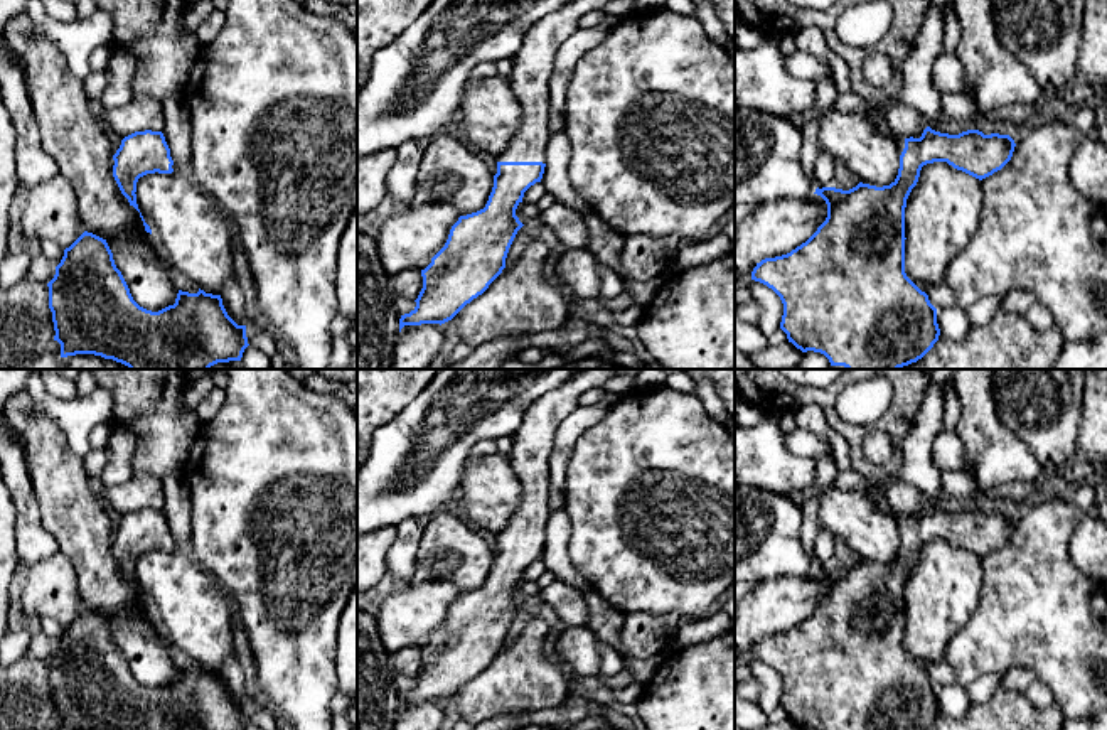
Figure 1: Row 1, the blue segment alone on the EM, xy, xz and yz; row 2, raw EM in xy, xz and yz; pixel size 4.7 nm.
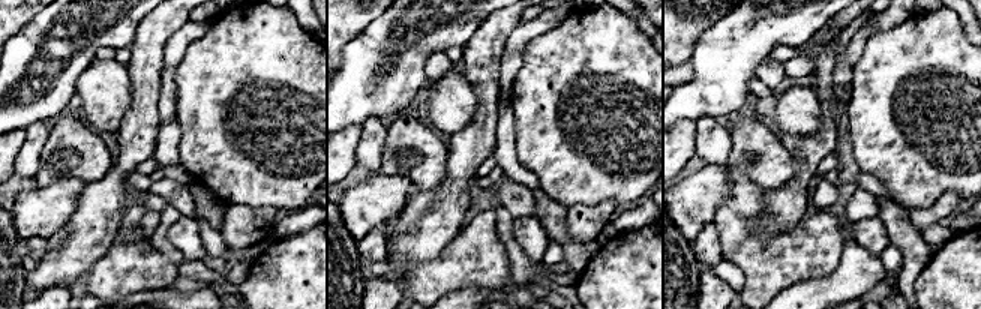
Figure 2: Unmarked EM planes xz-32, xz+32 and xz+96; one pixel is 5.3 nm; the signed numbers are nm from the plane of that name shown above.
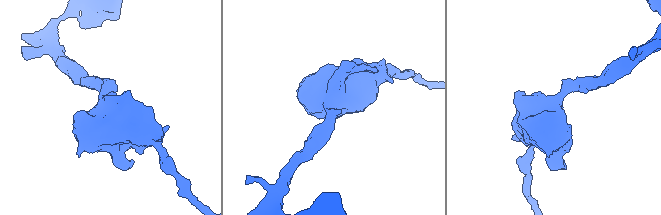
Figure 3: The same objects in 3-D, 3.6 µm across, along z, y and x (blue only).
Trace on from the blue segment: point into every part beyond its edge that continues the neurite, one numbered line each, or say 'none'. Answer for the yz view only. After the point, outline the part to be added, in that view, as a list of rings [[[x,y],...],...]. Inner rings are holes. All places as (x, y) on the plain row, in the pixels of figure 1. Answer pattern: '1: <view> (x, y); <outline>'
1: yz (877, 496); [[[871,487],[871,489],[861,491],[861,492],[864,492],[864,494],[871,499],[873,506],[874,506],[880,513],[891,514],[893,519],[895,519],[895,523],[896,523],[896,526],[898,526],[898,533],[901,533],[901,529],[903,529],[903,526],[905,526],[905,516],[895,514],[895,513],[890,509],[888,501],[886,501],[886,497],[885,497],[885,491],[876,489],[876,487]]]

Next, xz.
1: xz (533, 444); [[[583,369],[573,379],[543,393],[526,410],[514,432],[509,462],[521,484],[519,507],[497,539],[546,541],[549,492],[549,464],[554,433],[561,421],[580,405],[580,396],[602,386],[615,369]]]

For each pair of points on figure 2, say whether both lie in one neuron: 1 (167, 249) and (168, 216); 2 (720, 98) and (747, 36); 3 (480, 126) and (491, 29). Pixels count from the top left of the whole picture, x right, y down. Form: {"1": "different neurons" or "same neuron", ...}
{"1": "same neuron", "2": "same neuron", "3": "same neuron"}

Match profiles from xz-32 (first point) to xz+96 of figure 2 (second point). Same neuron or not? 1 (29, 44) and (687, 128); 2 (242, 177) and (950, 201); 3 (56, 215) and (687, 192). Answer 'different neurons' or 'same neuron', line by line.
1: different neurons
2: different neurons
3: same neuron

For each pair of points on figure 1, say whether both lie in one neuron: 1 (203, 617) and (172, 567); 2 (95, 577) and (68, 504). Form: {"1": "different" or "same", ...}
{"1": "same", "2": "same"}

